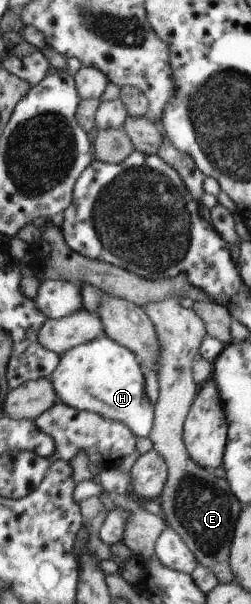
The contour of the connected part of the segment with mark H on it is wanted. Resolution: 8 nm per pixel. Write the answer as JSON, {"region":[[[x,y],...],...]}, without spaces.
{"region":[[[108,337],[94,339],[78,345],[61,355],[57,368],[50,373],[55,394],[62,399],[62,403],[101,415],[113,421],[122,423],[138,438],[146,438],[153,428],[153,406],[149,403],[144,390],[142,368],[136,363],[134,354],[125,347],[115,343]]]}

